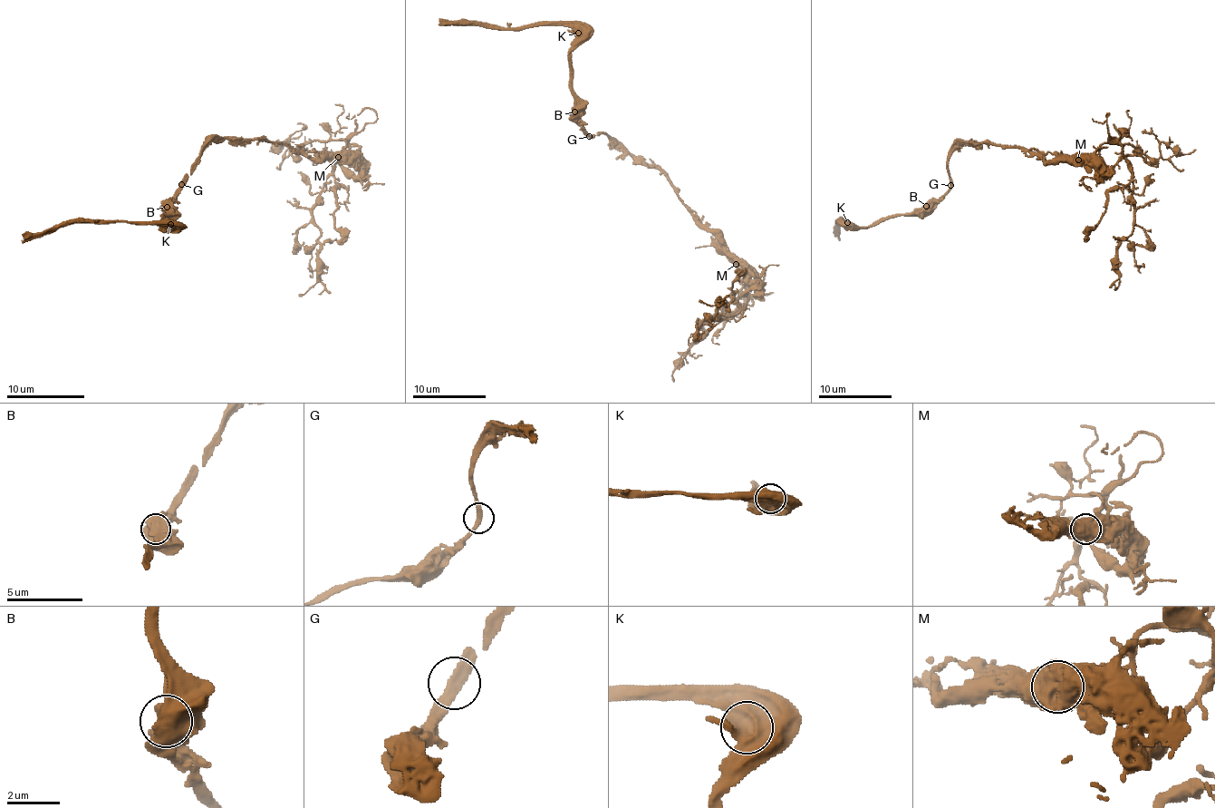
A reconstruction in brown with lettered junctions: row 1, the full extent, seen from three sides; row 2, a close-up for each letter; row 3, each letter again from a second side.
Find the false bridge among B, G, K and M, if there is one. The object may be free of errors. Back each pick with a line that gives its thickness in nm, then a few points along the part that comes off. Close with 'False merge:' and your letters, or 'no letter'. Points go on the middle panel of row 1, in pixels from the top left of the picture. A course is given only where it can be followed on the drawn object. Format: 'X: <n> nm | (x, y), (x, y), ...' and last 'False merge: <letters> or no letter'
M: 800 nm | (736, 264), (745, 305), (712, 319), (719, 317), (718, 303), (699, 299)
False merge: M

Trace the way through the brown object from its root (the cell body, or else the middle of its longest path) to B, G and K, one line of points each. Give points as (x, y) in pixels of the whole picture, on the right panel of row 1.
B: (981, 143), (961, 143), (952, 152), (949, 160), (950, 188), (926, 206)
G: (981, 143), (961, 143), (952, 152), (949, 160), (950, 186)
K: (981, 143), (961, 143), (952, 152), (950, 188), (931, 202), (870, 226), (854, 228), (847, 222)

